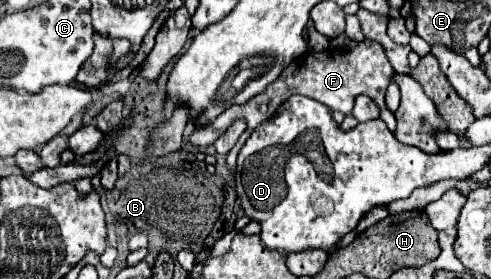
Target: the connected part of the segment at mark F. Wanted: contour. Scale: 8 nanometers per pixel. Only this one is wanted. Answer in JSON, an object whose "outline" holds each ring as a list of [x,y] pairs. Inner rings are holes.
{"outline":[[[362,40],[354,50],[348,50],[348,52],[334,52],[334,50],[324,50],[320,54],[308,52],[308,54],[296,58],[292,64],[288,64],[282,70],[282,74],[278,76],[278,80],[274,80],[274,84],[268,84],[266,92],[262,92],[262,96],[260,96],[264,100],[252,100],[242,106],[232,105],[212,122],[212,126],[195,128],[188,140],[198,149],[204,149],[213,145],[214,140],[238,119],[246,120],[248,126],[254,130],[260,122],[268,120],[280,108],[280,104],[284,100],[288,100],[292,94],[302,94],[302,96],[314,98],[314,100],[326,104],[330,110],[338,110],[342,114],[352,112],[352,102],[358,94],[366,94],[380,106],[382,116],[384,116],[382,120],[388,124],[390,131],[394,132],[397,121],[394,120],[394,112],[390,112],[384,102],[384,94],[386,94],[386,88],[388,88],[392,76],[394,76],[394,70],[390,68],[390,60],[386,58],[386,52],[384,52],[382,44],[378,44],[374,40]]]}

